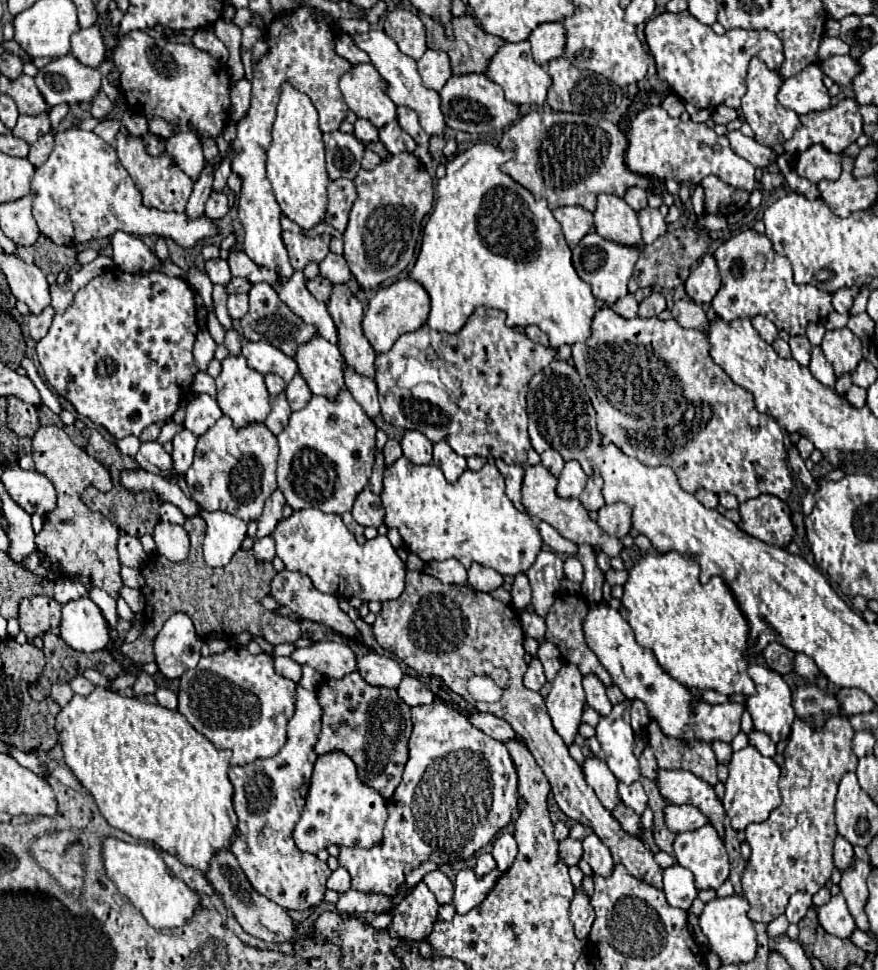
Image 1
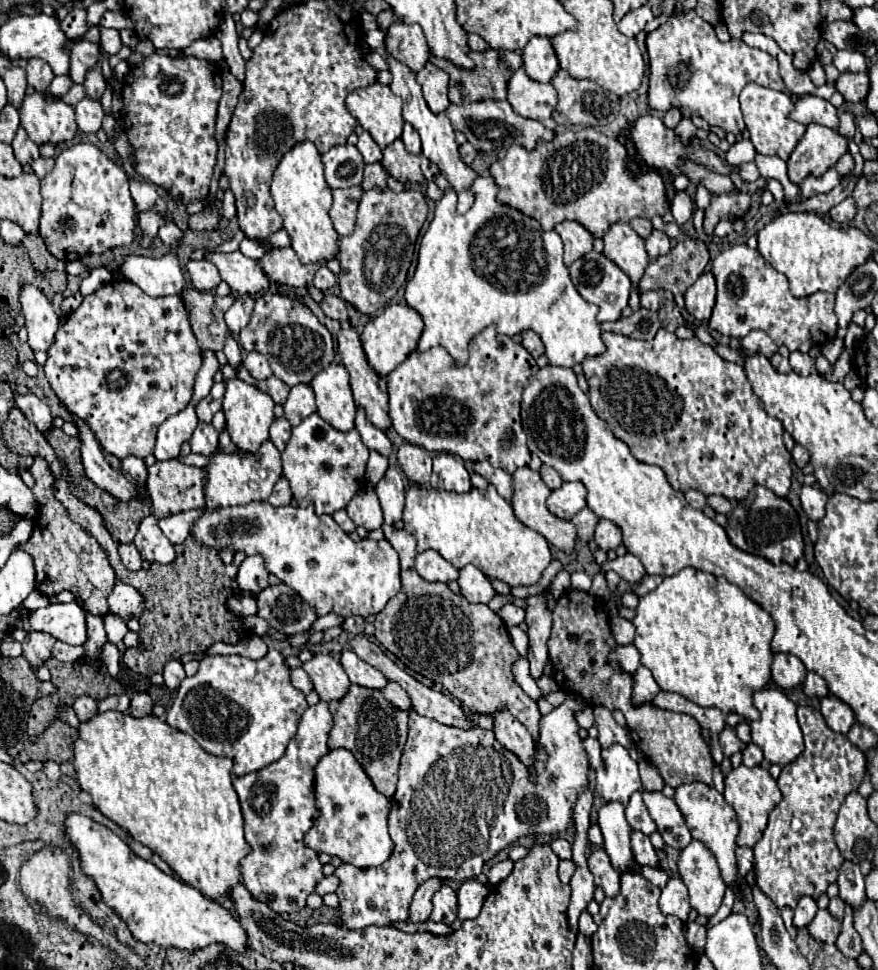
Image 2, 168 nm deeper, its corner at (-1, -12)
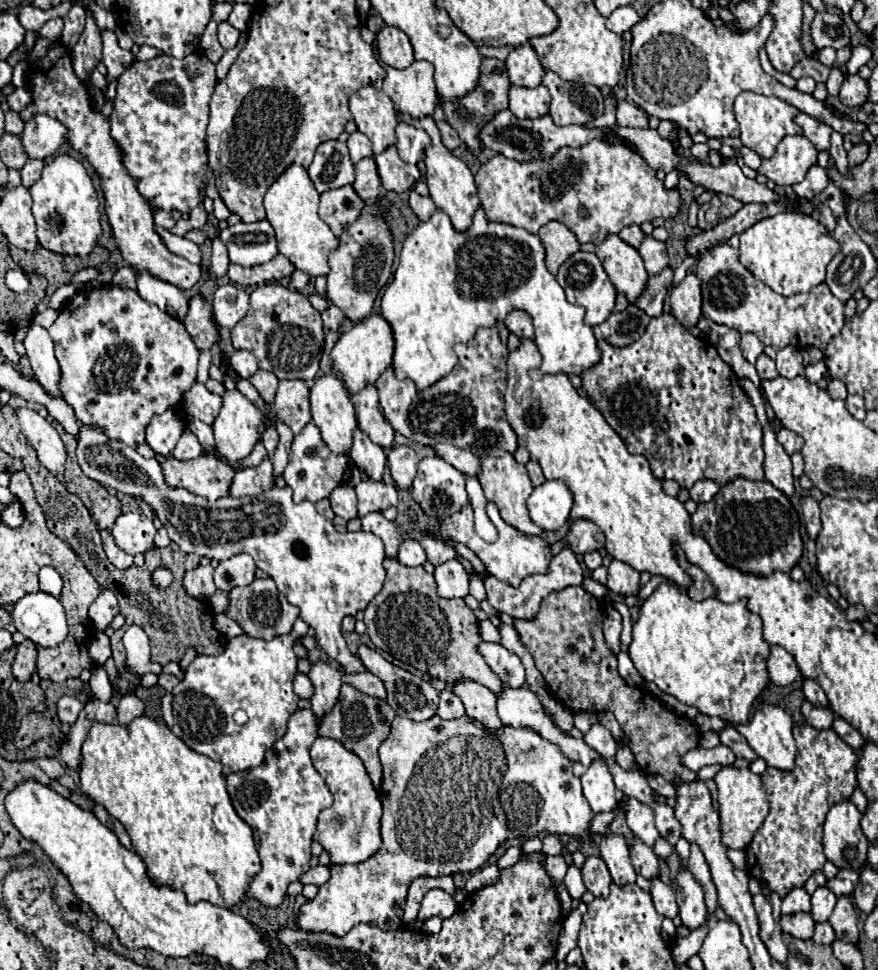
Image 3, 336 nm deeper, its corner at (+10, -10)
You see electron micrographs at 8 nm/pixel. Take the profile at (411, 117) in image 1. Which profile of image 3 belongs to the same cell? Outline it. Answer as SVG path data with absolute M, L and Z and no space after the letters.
M399 123L397 125L397 151L399 157L409 163L409 165L417 165L423 161L425 149L431 145L429 135L423 129L411 127L411 123Z

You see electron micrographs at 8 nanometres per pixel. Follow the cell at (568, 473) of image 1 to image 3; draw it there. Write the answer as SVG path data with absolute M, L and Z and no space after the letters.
M545 481L527 499L529 517L545 531L557 531L569 519L573 495L563 481Z

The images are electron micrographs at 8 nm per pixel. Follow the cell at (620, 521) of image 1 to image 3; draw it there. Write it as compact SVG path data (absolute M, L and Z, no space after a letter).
M577 519L571 523L571 527L563 539L557 541L555 545L551 545L553 555L557 555L563 547L567 547L567 543L575 553L583 555L583 553L601 549L605 545L605 535L595 523L591 523L587 519Z

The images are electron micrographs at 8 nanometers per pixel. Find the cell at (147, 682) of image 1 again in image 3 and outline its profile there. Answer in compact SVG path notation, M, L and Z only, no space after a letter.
M127 693L121 697L119 705L117 705L117 721L119 725L129 725L135 717L143 715L145 705L141 699L137 699L133 693Z

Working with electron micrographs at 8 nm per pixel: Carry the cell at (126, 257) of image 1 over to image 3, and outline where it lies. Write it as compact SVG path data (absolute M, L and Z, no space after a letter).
M141 271L137 275L137 293L147 303L157 305L159 309L167 311L175 319L183 319L183 315L187 315L189 299L185 297L185 293L181 289L177 289L175 285L171 285L171 283L155 279L147 271Z

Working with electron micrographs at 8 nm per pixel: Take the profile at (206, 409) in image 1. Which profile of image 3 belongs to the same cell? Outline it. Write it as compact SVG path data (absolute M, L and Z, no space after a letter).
M185 429L175 451L173 451L173 457L179 461L187 461L187 459L197 459L201 453L203 453L201 443L197 441L197 437L189 429Z

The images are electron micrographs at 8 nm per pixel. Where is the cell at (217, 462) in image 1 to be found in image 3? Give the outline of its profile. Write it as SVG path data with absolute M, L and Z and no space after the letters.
M265 459L257 467L247 467L235 473L233 485L231 485L231 495L233 497L243 497L243 495L259 495L275 485L275 475L273 475L273 465L271 459Z

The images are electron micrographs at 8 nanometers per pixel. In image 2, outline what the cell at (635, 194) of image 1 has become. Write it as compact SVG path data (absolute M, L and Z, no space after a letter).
M642 217L632 219L632 221L630 221L630 227L632 227L642 239L646 239L646 237L650 235L650 231L652 231L652 223L650 223L650 219L642 219Z

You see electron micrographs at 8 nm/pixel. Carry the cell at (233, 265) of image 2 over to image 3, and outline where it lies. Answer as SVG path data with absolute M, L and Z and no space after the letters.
M155 227L155 231L161 235L161 239L165 241L165 245L167 245L169 251L173 251L175 255L185 257L185 259L191 261L191 263L197 263L197 265L201 263L201 249L199 249L195 243L191 243L191 241L185 239L185 237L177 237L177 235L165 231L163 227Z

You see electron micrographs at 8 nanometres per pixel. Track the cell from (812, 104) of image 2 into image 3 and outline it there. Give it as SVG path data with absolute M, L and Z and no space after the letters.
M799 113L795 117L795 123L801 125L803 135L815 145L817 151L829 151L829 135L833 131L829 125L825 125L815 117L809 117L807 113Z

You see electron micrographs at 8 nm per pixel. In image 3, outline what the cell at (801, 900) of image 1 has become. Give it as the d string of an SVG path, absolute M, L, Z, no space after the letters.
M803 887L795 889L795 891L789 891L783 897L781 913L783 915L791 915L791 913L797 913L797 911L805 911L805 913L811 911L811 897L809 897L809 893Z

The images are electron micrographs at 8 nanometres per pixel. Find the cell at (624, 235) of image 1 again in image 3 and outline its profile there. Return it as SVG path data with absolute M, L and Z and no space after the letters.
M609 235L597 245L597 257L601 259L613 287L623 293L629 303L635 303L645 291L649 279L637 249L621 241L617 235Z

